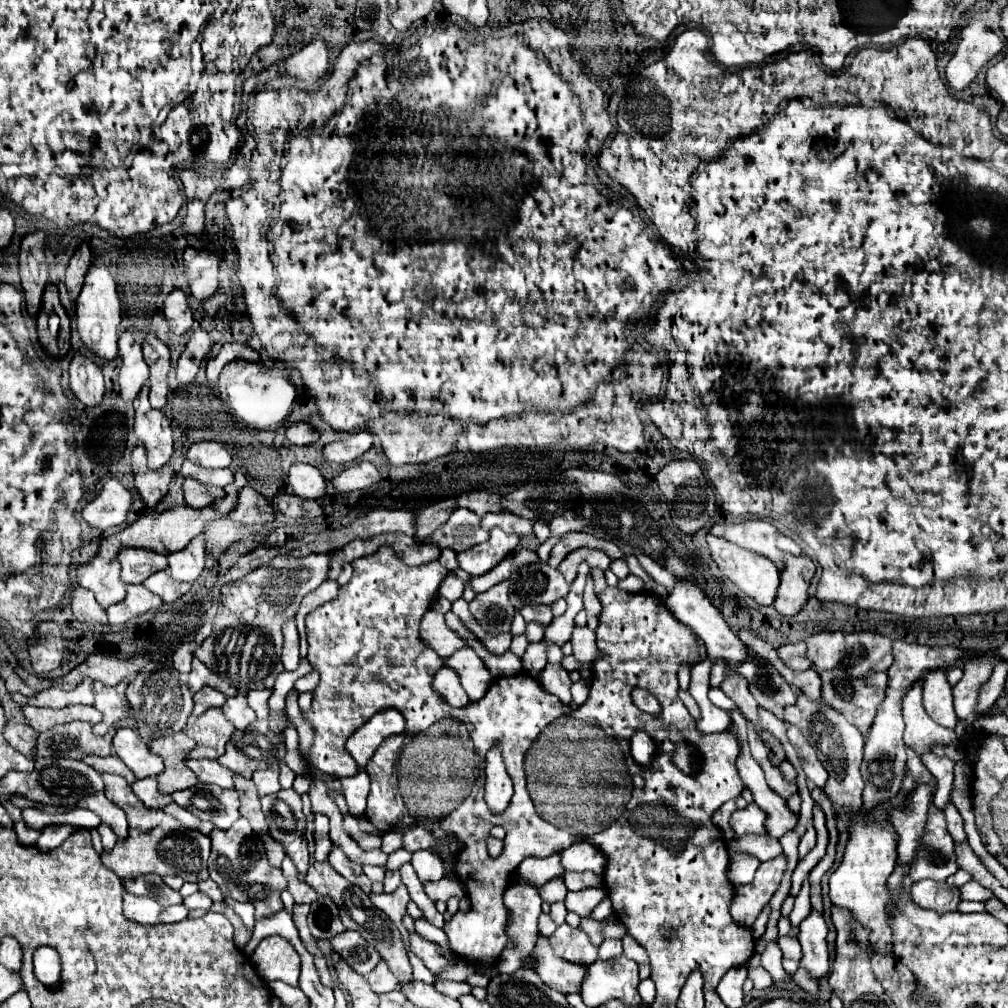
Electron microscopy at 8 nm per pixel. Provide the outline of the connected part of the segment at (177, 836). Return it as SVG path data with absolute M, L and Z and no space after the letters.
M103 774L103 780L105 780L105 796L109 796L109 800L113 800L113 804L117 804L129 820L129 832L125 840L117 840L117 844L111 850L103 850L101 854L101 860L109 870L113 870L123 880L135 880L137 876L145 874L159 874L159 876L173 874L181 876L185 882L199 882L209 878L207 872L207 858L211 848L209 836L185 828L181 822L177 822L163 810L145 808L145 804L141 804L141 800L133 794L125 778L115 774Z

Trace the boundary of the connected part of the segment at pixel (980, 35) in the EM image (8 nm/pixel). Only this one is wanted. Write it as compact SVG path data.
M981 20L971 22L961 30L961 42L955 56L945 68L947 82L953 90L967 88L979 74L979 70L1001 52L1003 36L987 28Z

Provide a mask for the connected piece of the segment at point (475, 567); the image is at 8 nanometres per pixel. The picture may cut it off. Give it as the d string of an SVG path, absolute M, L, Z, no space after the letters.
M501 528L491 530L491 538L483 544L477 544L465 552L457 554L459 566L471 574L481 576L489 572L493 566L497 566L507 554L515 552L519 546L519 538L515 534L507 534Z

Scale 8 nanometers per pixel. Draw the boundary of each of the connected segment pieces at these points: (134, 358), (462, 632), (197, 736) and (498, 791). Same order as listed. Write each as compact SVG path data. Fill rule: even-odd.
M121 330L119 332L119 356L123 360L121 372L119 372L121 396L127 402L131 402L149 378L149 366L143 360L141 344L135 342L131 330Z
M447 612L447 614L445 614L445 620L447 620L449 628L453 628L453 632L457 632L459 636L463 636L465 642L467 642L467 646L471 646L471 648L479 654L479 658L485 662L485 666L489 668L489 672L491 672L493 678L497 678L497 676L515 676L515 674L521 672L521 660L519 660L511 650L507 650L507 652L501 654L501 656L491 654L491 652L483 646L483 642L481 642L469 628L465 628L465 624L461 622L461 618L459 618L457 614Z
M209 708L201 716L191 716L189 722L187 722L187 736L197 742L197 748L189 752L189 758L217 760L219 756L223 756L225 744L233 736L233 732L235 732L235 728L233 728L233 724L229 720L225 720L225 714L221 712L221 708Z
M499 744L486 754L485 776L485 802L493 812L503 812L513 796L513 783L505 772Z

